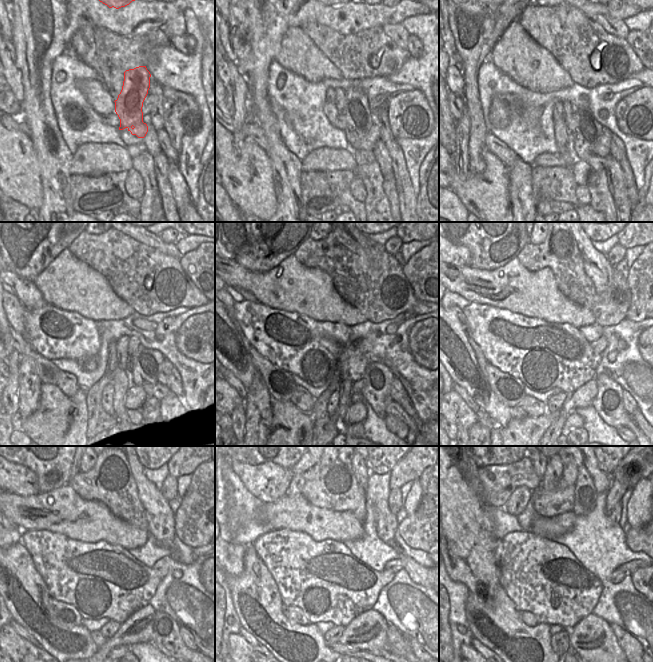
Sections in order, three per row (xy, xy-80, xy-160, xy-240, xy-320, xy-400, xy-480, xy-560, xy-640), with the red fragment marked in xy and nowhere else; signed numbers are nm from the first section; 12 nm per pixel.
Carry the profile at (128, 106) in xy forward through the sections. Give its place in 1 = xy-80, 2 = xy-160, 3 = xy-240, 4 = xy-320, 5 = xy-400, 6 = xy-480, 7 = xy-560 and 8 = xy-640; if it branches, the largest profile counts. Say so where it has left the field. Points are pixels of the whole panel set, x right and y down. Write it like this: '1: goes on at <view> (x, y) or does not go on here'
1: goes on at xy-80 (357, 115)
2: goes on at xy-160 (581, 121)
3: goes on at xy-240 (135, 348)
4: goes on at xy-320 (377, 394)
5: goes on at xy-400 (608, 402)
6: goes on at xy-480 (166, 637)
7: goes on at xy-560 (397, 644)
8: does not go on here

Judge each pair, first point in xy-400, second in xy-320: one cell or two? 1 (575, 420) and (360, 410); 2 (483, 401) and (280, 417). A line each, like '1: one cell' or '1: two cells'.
1: one cell
2: two cells

